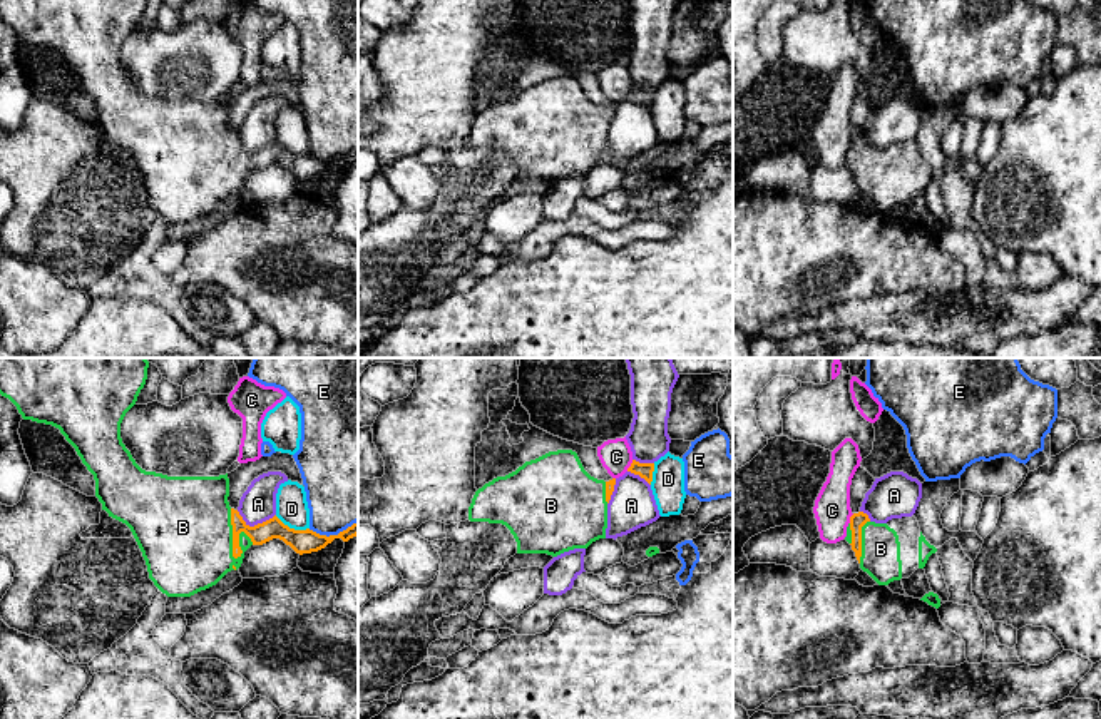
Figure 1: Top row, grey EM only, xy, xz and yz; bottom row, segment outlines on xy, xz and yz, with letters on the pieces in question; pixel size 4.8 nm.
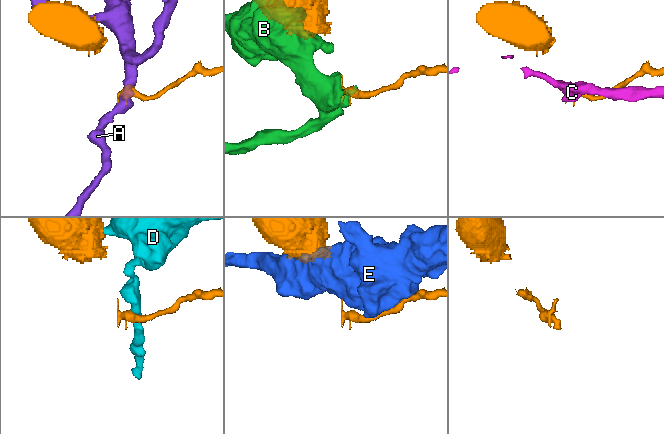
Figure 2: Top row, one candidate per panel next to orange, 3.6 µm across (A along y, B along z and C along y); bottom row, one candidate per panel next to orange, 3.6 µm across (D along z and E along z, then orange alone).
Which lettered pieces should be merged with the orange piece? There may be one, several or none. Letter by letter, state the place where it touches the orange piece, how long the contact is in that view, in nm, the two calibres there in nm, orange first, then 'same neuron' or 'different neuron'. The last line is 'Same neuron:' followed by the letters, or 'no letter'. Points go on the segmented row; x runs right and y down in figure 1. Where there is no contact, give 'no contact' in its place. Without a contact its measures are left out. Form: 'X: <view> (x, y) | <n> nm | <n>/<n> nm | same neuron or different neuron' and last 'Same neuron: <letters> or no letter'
A: xy (255, 525) | 190 nm | 110/180 nm | different neuron
B: xy (233, 534) | 260 nm | 100/460 nm | different neuron
C: xz (631, 465) | 70 nm | 80/160 nm | different neuron
D: xy (291, 529) | 180 nm | 110/160 nm | different neuron
E: xy (332, 535) | 240 nm | 110/380 nm | different neuron
Same neuron: no letter

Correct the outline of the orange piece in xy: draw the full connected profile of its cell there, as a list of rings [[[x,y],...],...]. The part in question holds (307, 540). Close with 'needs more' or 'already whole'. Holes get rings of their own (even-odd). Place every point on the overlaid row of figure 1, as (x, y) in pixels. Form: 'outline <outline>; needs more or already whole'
outline [[[231,508],[231,525],[233,525],[233,557],[241,557],[243,550],[239,547],[239,533],[244,532],[253,545],[263,545],[273,538],[283,540],[289,545],[296,553],[311,553],[325,548],[335,538],[341,538],[348,542],[350,538],[358,535],[358,522],[340,532],[338,535],[320,535],[310,528],[294,530],[284,525],[276,515],[263,523],[249,527],[238,510]]]; already whole

